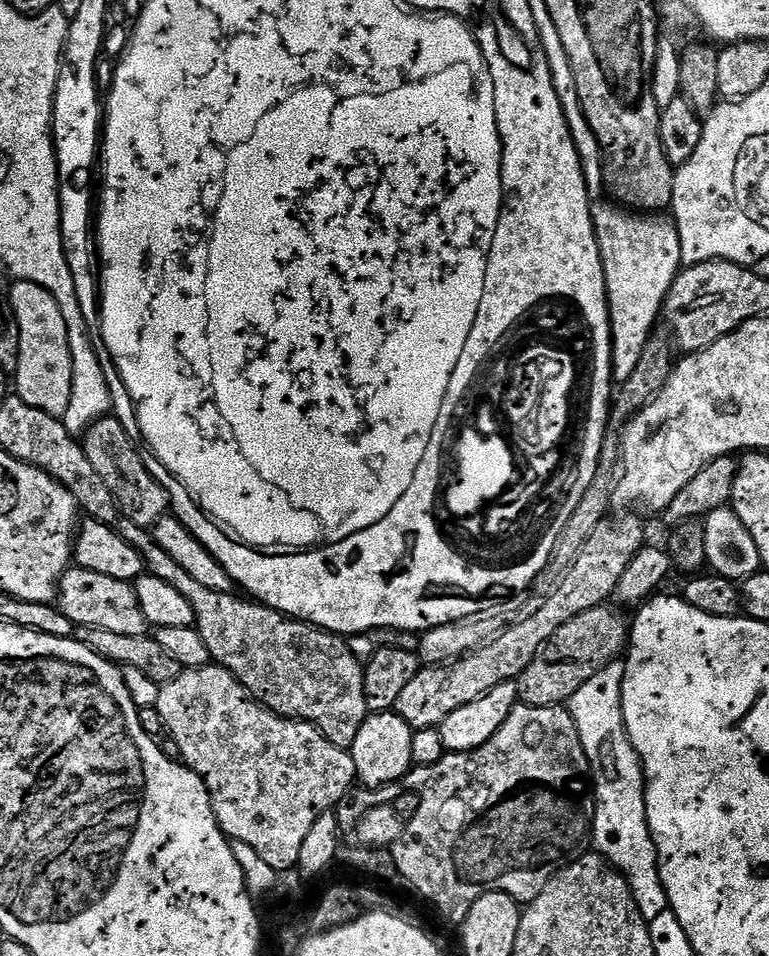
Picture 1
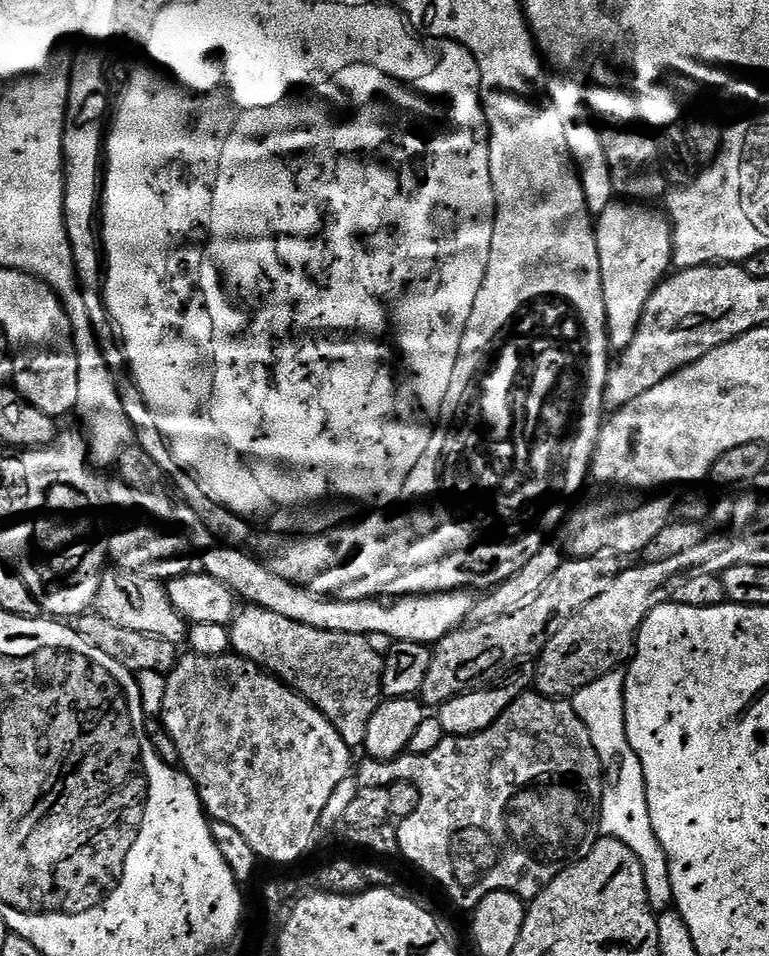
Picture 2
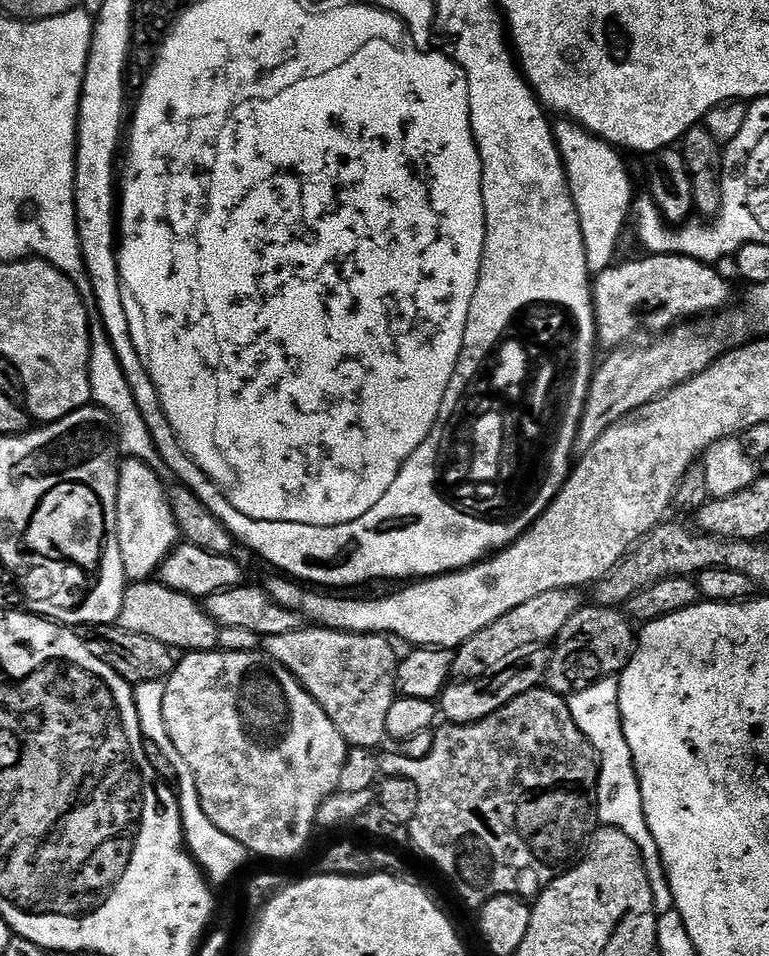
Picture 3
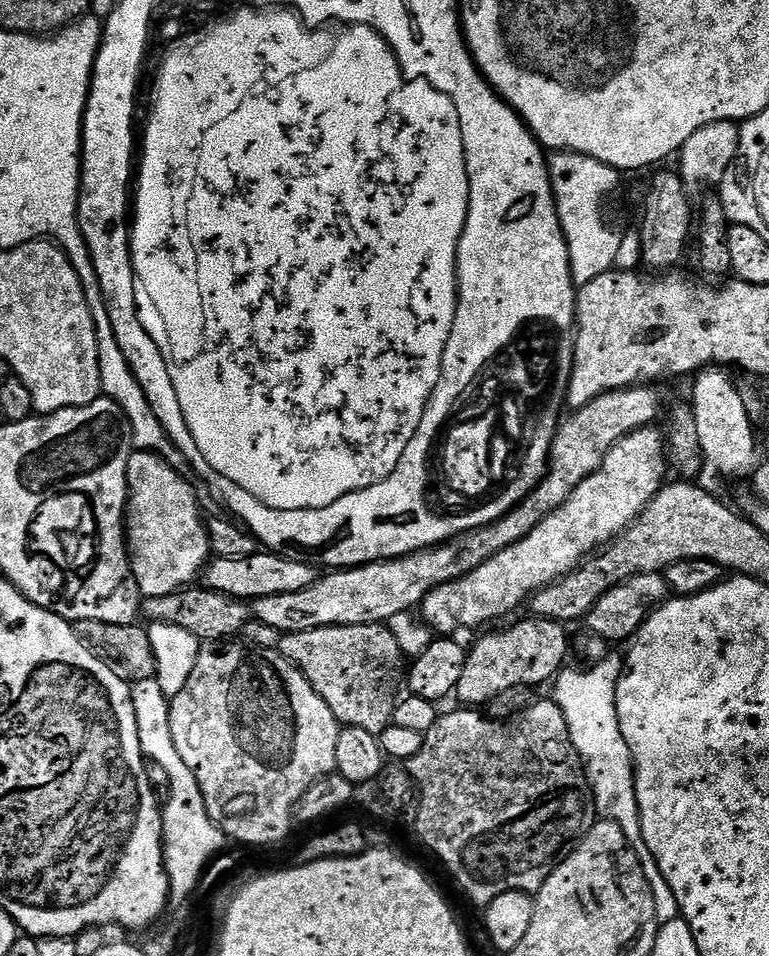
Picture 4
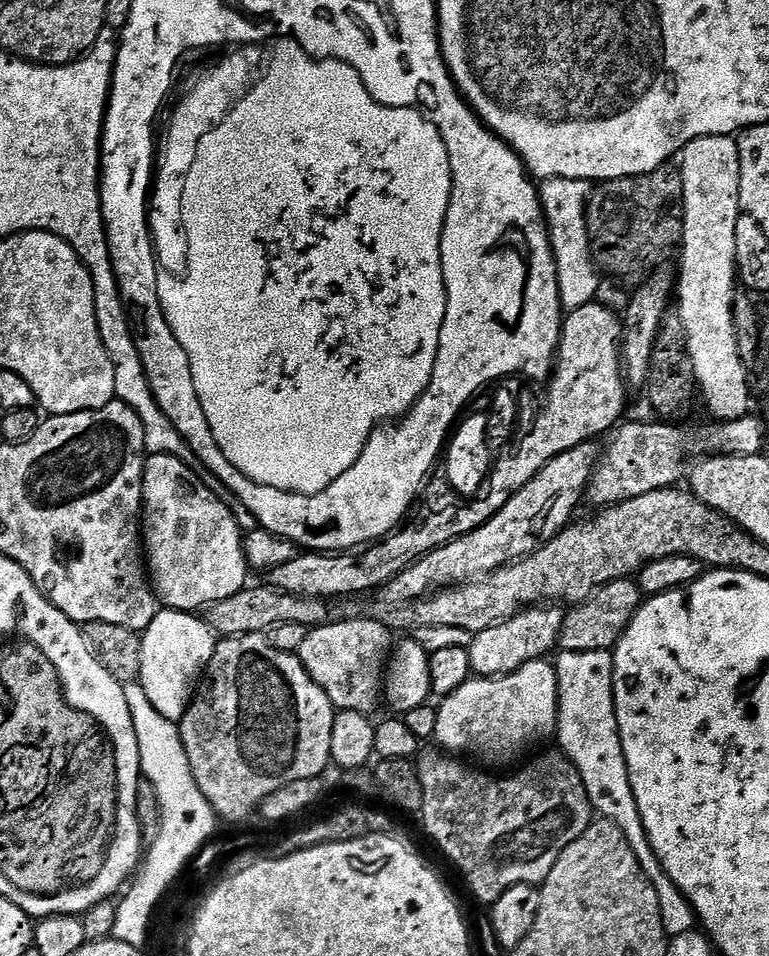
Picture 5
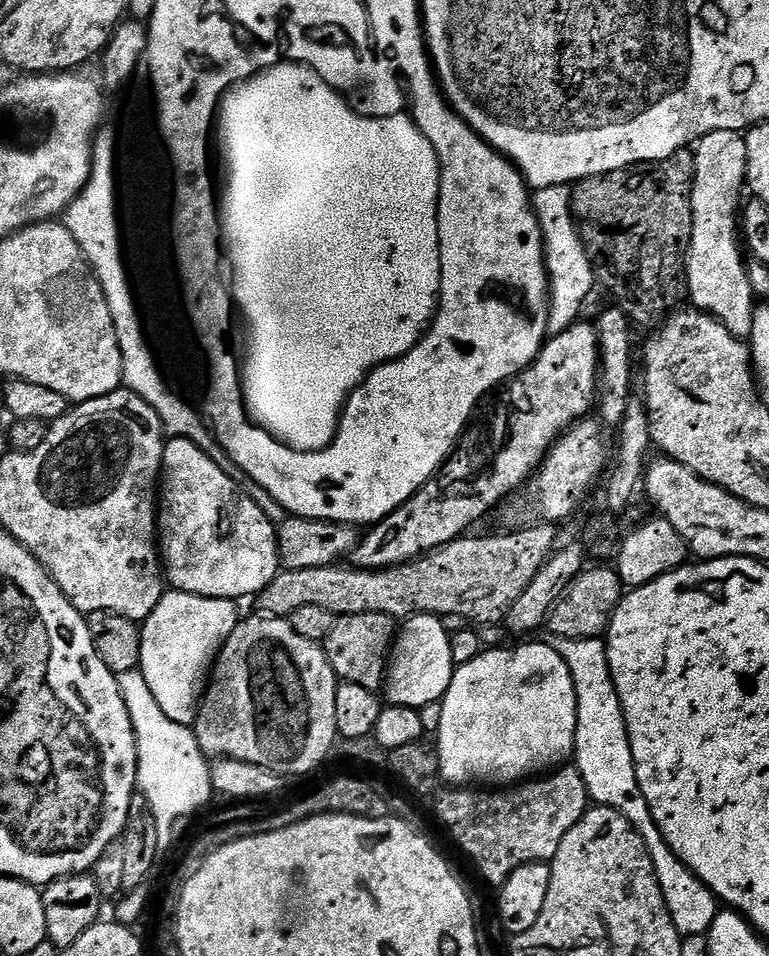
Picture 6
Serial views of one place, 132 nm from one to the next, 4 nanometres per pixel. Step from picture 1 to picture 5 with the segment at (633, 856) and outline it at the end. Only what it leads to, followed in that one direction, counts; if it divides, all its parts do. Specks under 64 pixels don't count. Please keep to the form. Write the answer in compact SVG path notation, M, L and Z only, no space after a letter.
M595 648L585 652L561 651L560 657L554 660L556 677L558 678L558 698L560 699L560 713L556 716L555 735L560 735L559 751L570 757L574 766L582 774L582 782L586 786L586 794L590 798L593 809L603 819L612 820L626 834L626 842L634 850L642 870L650 878L654 890L658 890L658 906L662 906L662 926L668 931L669 937L678 934L686 934L697 927L696 912L681 892L679 886L666 874L660 860L654 854L654 850L648 841L648 835L644 829L642 818L638 814L638 806L634 798L634 790L630 786L630 774L626 766L626 758L620 741L618 730L618 718L616 717L616 703L614 702L614 666L612 665L613 653L611 651Z

